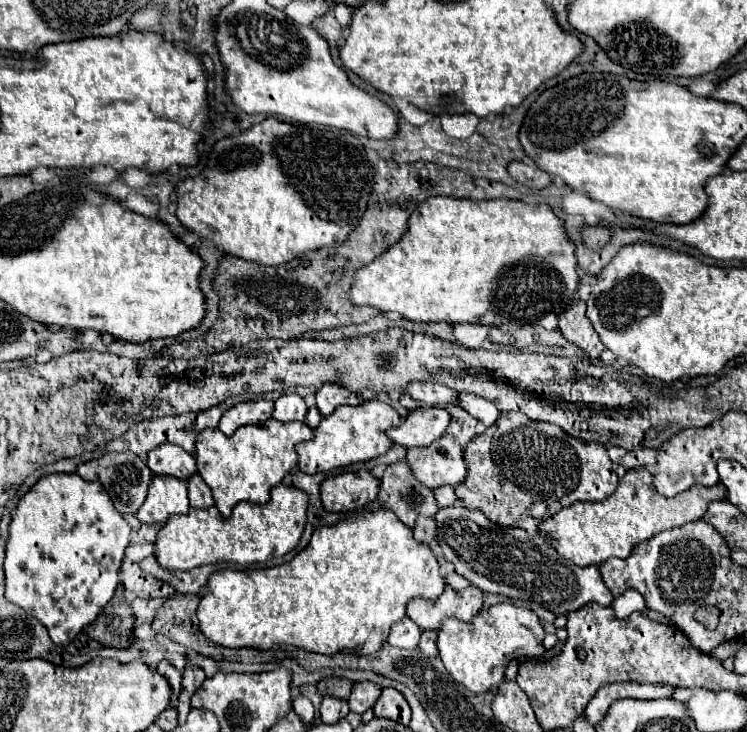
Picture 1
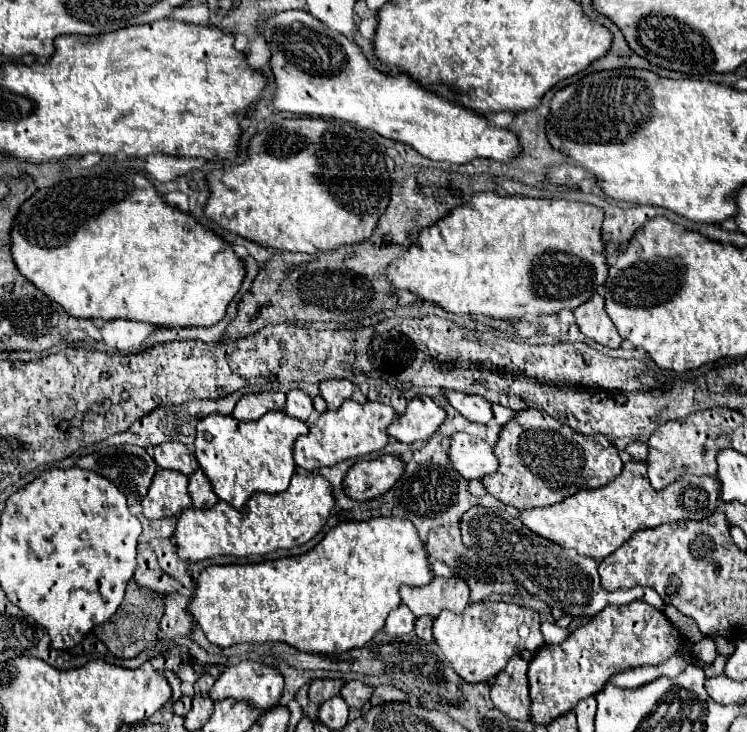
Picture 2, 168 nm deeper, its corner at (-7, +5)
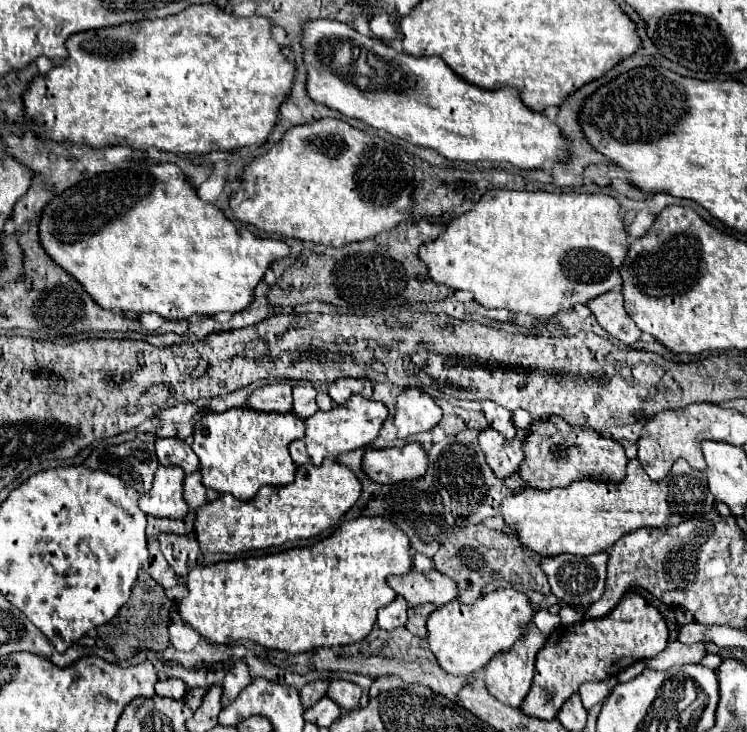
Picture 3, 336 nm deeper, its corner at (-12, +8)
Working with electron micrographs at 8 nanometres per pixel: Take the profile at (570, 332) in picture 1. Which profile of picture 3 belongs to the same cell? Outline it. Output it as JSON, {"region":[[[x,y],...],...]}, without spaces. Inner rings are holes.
{"region":[[[608,291],[592,299],[586,307],[592,311],[604,331],[622,341],[624,345],[634,345],[640,339],[640,329],[636,329],[636,325],[632,325],[632,321],[626,317],[622,293]]]}

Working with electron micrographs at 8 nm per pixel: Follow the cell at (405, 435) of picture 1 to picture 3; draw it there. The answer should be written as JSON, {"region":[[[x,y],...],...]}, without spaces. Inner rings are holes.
{"region":[[[408,389],[400,393],[394,415],[398,439],[408,439],[410,435],[432,431],[440,423],[440,419],[442,409],[428,393],[420,389]]]}

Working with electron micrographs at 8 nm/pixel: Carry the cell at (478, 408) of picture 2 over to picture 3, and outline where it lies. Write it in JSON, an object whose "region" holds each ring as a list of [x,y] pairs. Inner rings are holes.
{"region":[[[480,401],[480,405],[482,405],[482,413],[486,415],[488,425],[492,429],[496,429],[500,435],[504,435],[506,439],[514,439],[516,431],[514,431],[514,423],[512,423],[512,413],[492,401]]]}

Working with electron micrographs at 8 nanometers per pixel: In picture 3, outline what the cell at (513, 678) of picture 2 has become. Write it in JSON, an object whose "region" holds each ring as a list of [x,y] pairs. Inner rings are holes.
{"region":[[[532,625],[532,629],[528,629],[528,633],[524,633],[524,637],[520,641],[516,641],[514,649],[510,649],[504,657],[496,657],[496,661],[488,663],[486,669],[486,687],[490,691],[492,697],[496,697],[498,701],[510,705],[510,707],[520,707],[524,697],[530,691],[532,685],[532,677],[534,677],[534,657],[538,653],[538,649],[544,645],[546,637]]]}

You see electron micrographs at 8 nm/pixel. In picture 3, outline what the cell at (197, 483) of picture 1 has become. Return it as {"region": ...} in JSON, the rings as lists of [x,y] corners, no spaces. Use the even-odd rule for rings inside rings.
{"region":[[[190,473],[184,479],[184,499],[188,501],[190,509],[198,509],[210,501],[208,489],[202,485],[202,473]]]}

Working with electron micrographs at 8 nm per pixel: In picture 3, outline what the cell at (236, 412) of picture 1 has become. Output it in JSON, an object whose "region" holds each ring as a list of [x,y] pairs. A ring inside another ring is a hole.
{"region":[[[274,383],[274,385],[266,385],[256,389],[246,405],[254,411],[262,411],[262,413],[286,413],[292,409],[292,387],[286,383]]]}

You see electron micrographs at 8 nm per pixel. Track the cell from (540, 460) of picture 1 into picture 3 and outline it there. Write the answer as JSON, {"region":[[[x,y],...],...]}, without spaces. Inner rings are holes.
{"region":[[[554,415],[544,421],[530,425],[524,437],[524,461],[520,463],[518,475],[524,481],[524,487],[548,491],[556,487],[568,487],[572,481],[596,479],[618,483],[626,475],[628,459],[624,447],[612,437],[604,437],[594,429],[576,429],[568,425],[562,417]]]}

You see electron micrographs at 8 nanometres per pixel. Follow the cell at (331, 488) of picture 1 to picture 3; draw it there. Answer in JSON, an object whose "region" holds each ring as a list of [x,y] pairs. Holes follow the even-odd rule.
{"region":[[[418,443],[392,449],[370,449],[362,457],[366,477],[378,485],[422,477],[426,473],[426,465],[426,451]]]}

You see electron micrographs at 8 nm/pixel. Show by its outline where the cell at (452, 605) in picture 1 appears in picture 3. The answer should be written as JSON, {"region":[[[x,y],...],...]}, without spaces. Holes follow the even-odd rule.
{"region":[[[414,571],[408,575],[392,575],[388,577],[388,583],[398,595],[408,601],[410,607],[418,607],[424,603],[442,607],[458,597],[458,585],[438,571]]]}

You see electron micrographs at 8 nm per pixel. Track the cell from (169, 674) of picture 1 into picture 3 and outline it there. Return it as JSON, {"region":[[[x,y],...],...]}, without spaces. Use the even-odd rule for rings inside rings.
{"region":[[[164,679],[156,683],[156,693],[160,697],[170,697],[170,699],[184,699],[186,685],[180,679]]]}

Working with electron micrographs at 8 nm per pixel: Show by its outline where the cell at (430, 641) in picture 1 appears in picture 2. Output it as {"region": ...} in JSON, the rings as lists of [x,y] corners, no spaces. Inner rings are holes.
{"region":[[[421,616],[421,618],[415,620],[415,634],[417,634],[419,638],[423,638],[425,642],[433,642],[431,624],[433,624],[433,618],[431,618],[431,616]]]}

